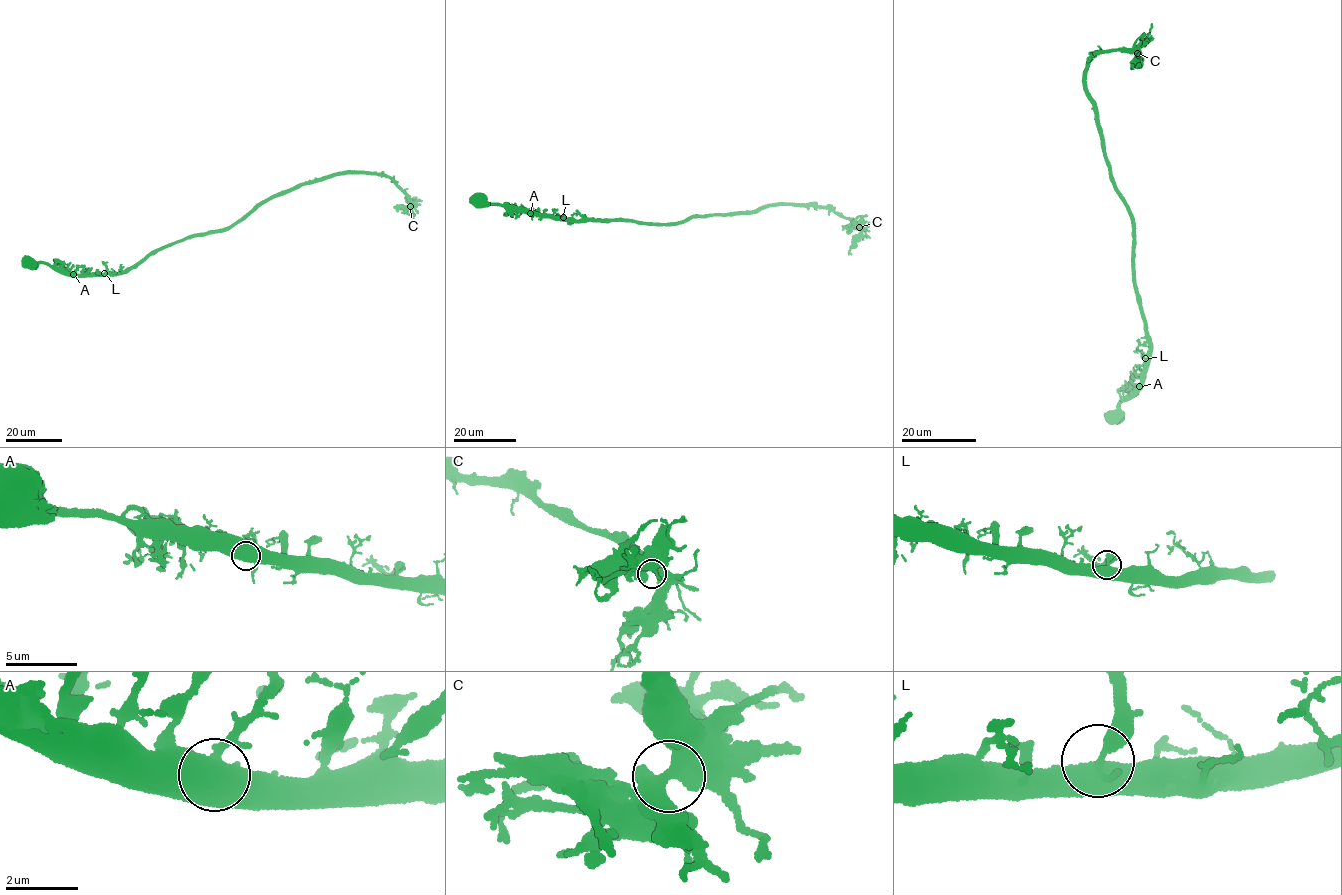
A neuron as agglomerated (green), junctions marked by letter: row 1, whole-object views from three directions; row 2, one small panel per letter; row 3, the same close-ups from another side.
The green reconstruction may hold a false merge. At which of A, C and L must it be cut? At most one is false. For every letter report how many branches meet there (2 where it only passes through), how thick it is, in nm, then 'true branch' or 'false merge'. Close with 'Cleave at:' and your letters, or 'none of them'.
A: branches 2; calibre 850 nm; true branch
C: branches 3; calibre 380 nm; true branch
L: branches 2; calibre 420 nm; true branch
Cleave at: none of them

